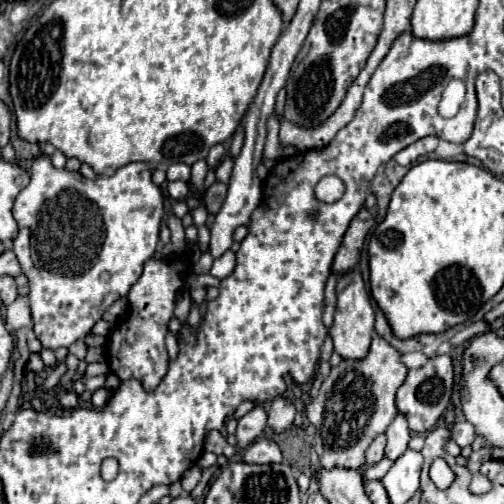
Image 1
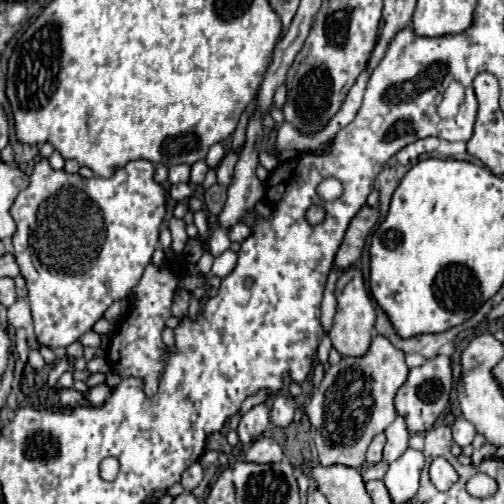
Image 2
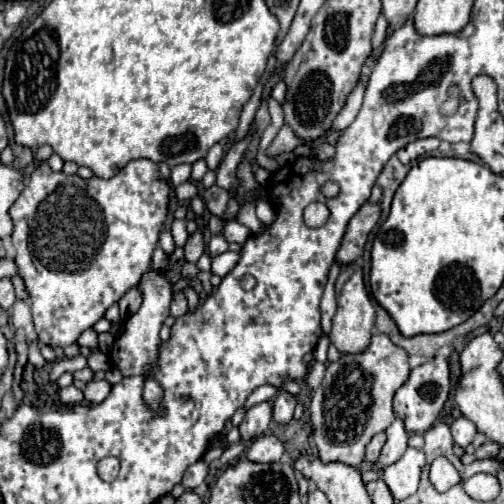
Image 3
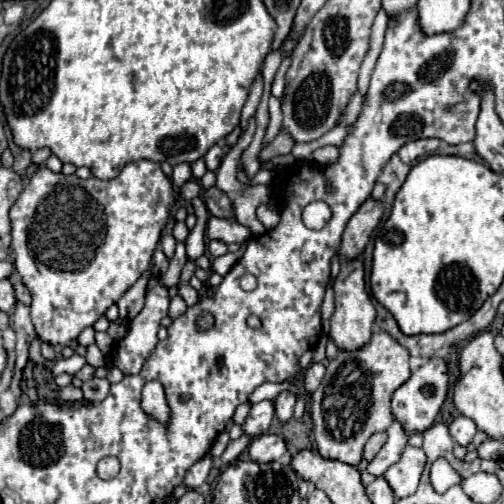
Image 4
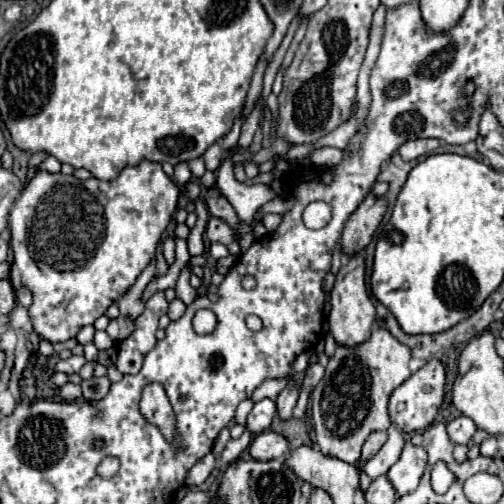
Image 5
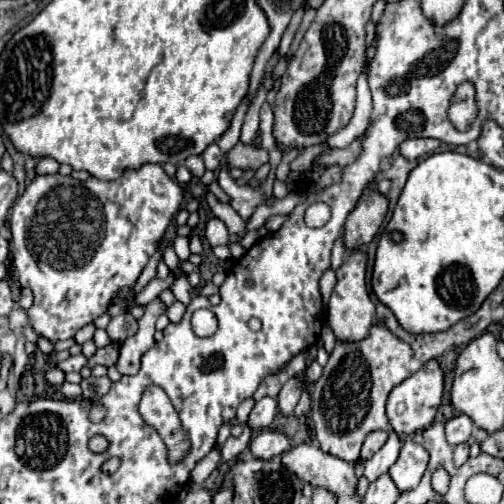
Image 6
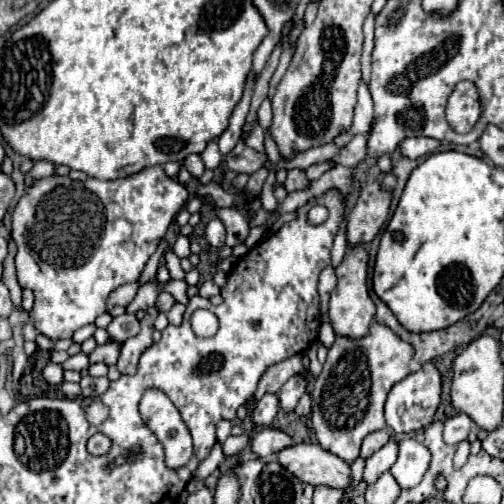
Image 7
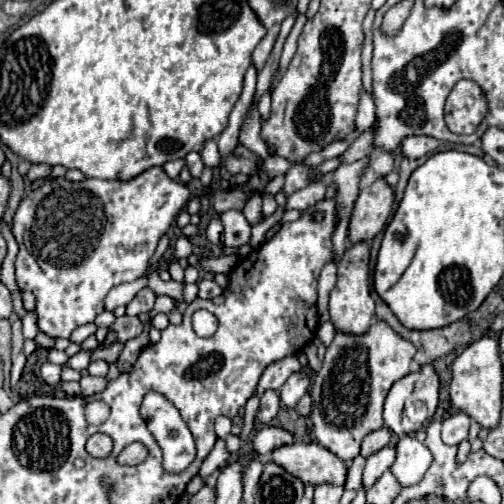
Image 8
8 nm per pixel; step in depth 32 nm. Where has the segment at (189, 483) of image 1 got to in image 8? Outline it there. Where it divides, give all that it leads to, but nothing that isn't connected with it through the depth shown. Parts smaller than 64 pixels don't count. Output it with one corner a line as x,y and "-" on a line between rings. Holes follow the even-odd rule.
216,440
216,444
214,444
214,448
212,448
212,452
206,456
206,460
204,460
204,464
202,464
202,468
200,468
200,476
202,478
206,478
206,476
210,476
212,472
216,472
218,468
222,468
226,462
228,462
228,458
230,458
230,452
226,450
226,440

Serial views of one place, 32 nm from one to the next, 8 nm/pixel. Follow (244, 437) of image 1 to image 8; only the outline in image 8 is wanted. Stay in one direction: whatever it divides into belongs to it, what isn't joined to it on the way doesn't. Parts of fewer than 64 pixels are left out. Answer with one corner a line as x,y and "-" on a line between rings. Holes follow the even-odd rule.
266,390
260,398
260,410
256,414
256,420
260,424
268,424
280,410
280,396
276,390

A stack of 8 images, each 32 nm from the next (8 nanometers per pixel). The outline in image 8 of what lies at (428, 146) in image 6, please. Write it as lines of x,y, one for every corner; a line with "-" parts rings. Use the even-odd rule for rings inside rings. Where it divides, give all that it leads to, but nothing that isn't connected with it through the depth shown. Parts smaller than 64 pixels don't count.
408,136
402,142
402,154
406,158
422,158
438,148
438,140
430,136

